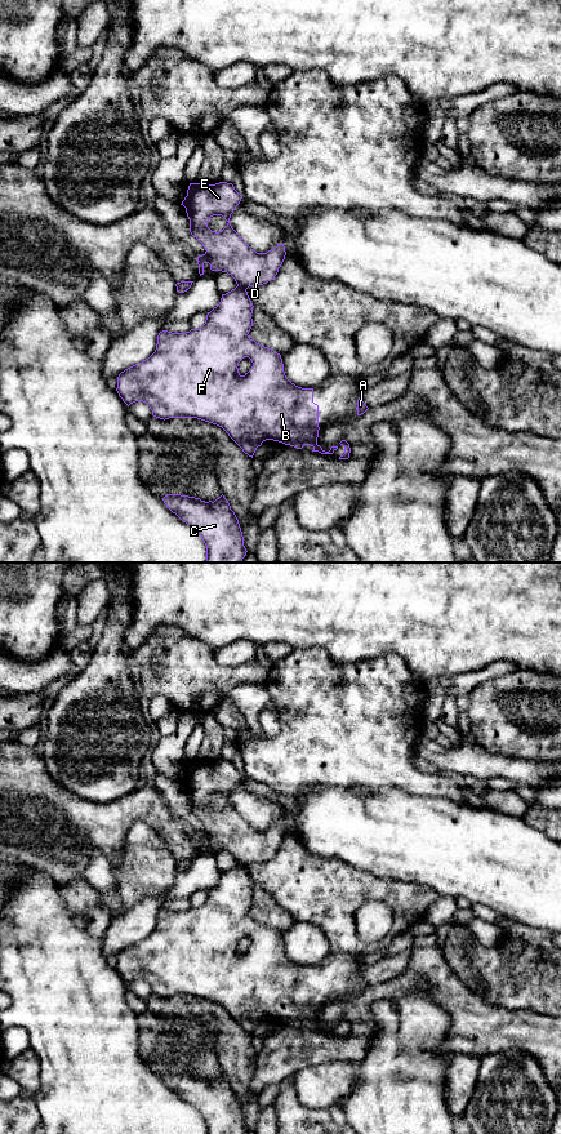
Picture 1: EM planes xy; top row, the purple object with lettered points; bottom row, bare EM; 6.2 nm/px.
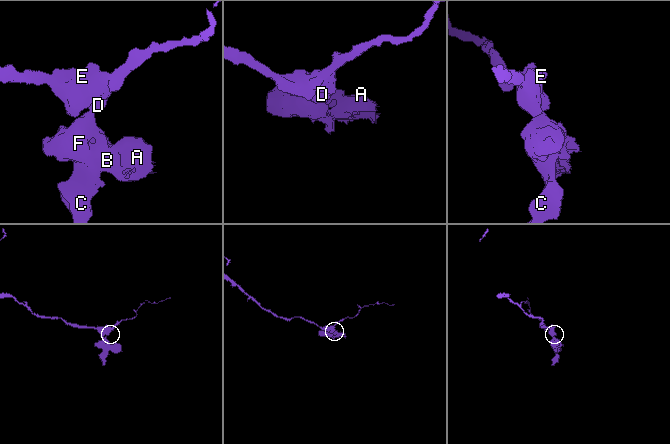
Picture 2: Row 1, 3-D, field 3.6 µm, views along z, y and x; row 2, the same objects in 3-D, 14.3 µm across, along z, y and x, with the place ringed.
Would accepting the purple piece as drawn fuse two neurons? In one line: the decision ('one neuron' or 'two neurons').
two neurons

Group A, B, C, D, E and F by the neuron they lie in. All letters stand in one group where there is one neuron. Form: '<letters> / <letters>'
A B C F / D E

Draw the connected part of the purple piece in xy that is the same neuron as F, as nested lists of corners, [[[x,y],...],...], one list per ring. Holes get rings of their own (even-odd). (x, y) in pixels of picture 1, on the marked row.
[[[236,286],[222,294],[219,304],[208,312],[205,324],[200,329],[191,329],[186,333],[160,332],[155,352],[119,374],[116,388],[119,396],[128,406],[135,401],[146,403],[152,415],[164,421],[197,418],[217,424],[251,458],[266,440],[279,441],[297,449],[311,445],[312,452],[333,454],[338,446],[331,446],[329,452],[325,452],[317,444],[319,405],[313,403],[313,388],[302,388],[291,383],[285,375],[281,355],[249,338],[248,334],[253,326],[253,307],[246,289]],[[244,357],[249,357],[253,366],[241,375],[237,366]]]

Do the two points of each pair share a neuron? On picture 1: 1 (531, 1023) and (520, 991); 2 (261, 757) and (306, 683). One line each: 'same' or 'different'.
1: different
2: same

